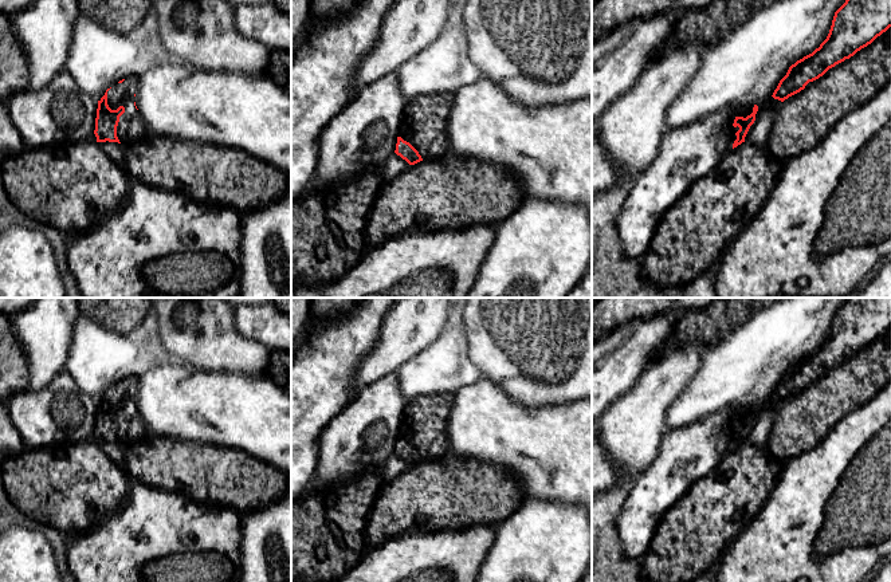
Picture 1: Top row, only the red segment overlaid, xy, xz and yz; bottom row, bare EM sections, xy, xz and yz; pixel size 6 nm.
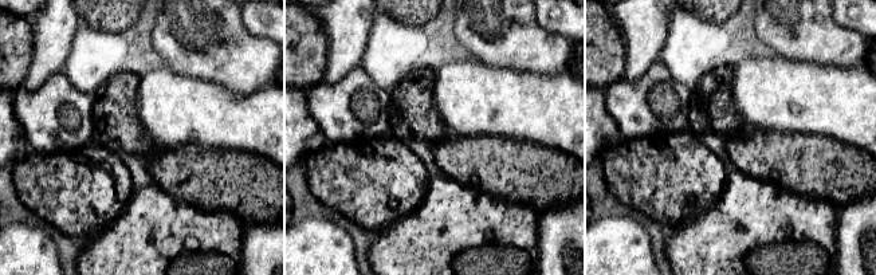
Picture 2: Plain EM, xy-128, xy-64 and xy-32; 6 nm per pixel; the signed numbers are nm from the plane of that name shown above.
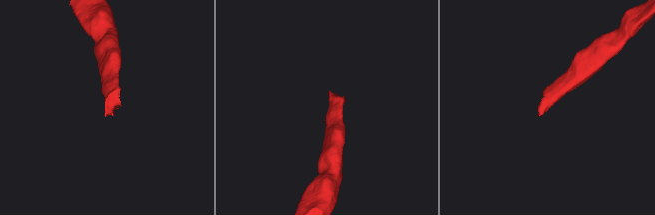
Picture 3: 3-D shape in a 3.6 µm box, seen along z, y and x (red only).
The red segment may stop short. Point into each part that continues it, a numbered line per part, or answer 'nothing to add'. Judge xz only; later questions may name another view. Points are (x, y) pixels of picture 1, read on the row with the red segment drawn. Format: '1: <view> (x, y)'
1: xz (424, 124)

